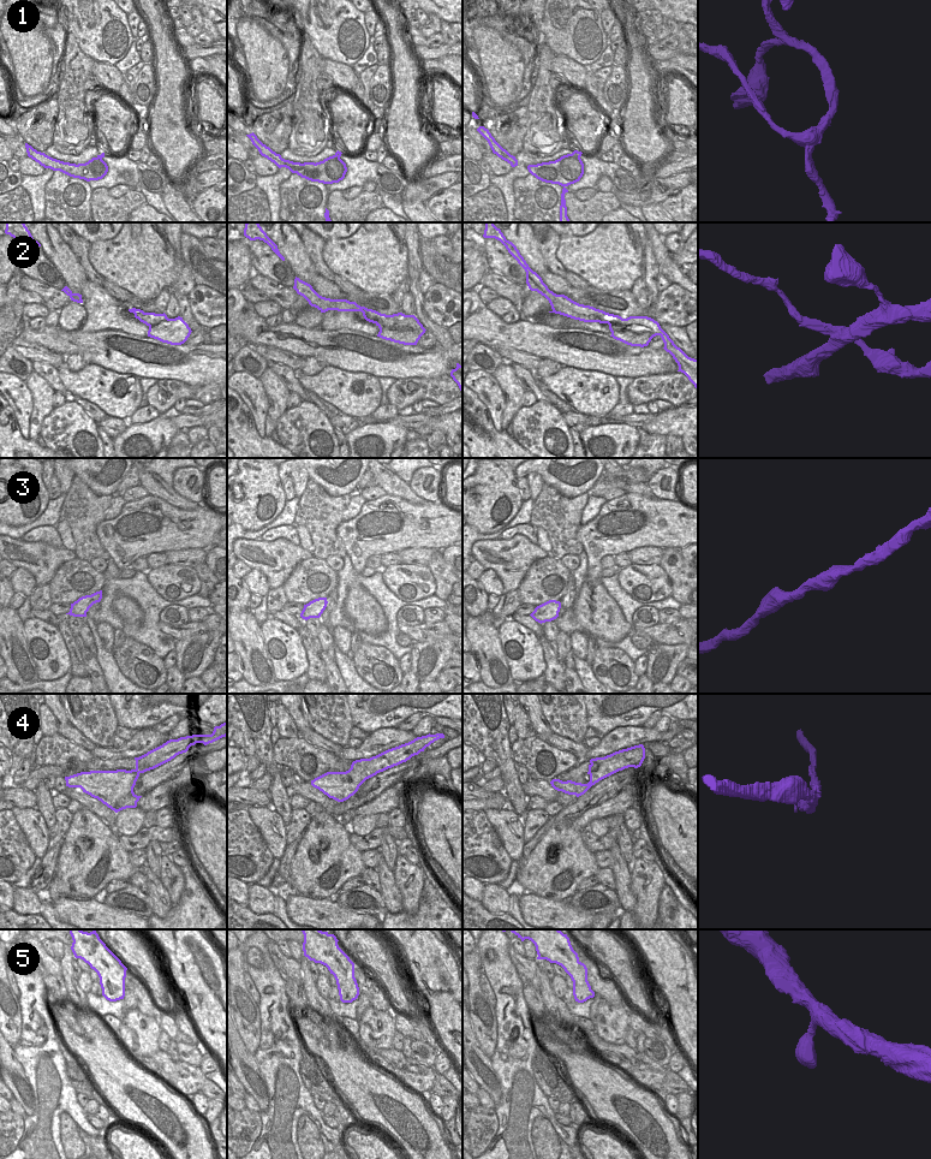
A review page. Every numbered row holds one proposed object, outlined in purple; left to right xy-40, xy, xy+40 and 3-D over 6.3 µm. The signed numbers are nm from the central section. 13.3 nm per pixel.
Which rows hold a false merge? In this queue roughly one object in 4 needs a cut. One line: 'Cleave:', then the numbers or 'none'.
Cleave: 1, 2, 4

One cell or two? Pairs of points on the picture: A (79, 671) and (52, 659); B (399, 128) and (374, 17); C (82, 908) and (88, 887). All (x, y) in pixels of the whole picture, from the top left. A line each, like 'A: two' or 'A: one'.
A: two
B: two
C: two

